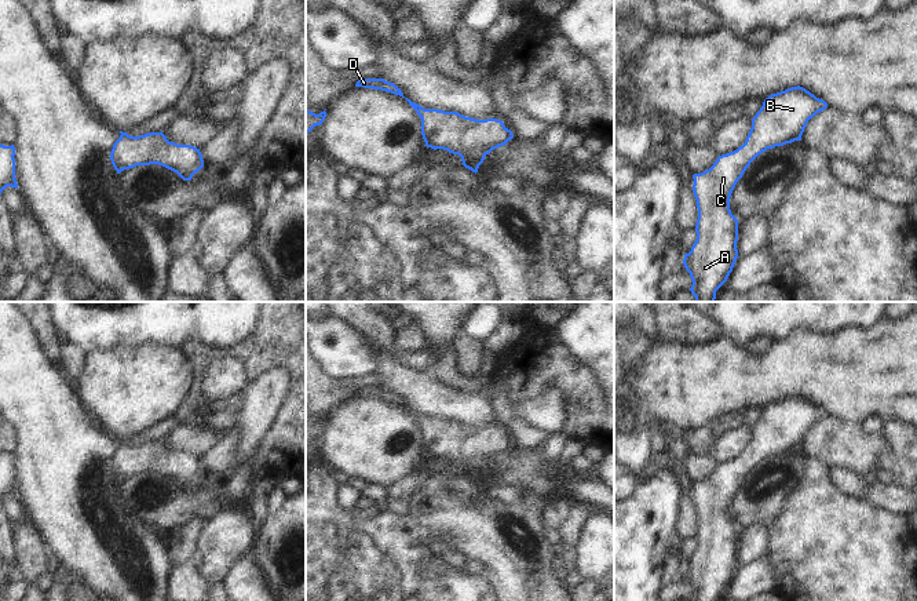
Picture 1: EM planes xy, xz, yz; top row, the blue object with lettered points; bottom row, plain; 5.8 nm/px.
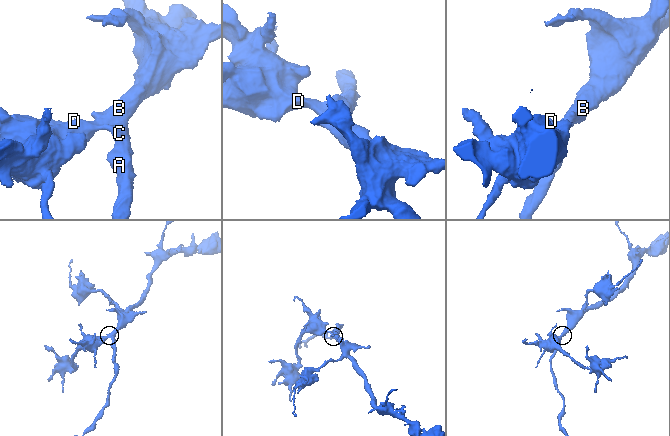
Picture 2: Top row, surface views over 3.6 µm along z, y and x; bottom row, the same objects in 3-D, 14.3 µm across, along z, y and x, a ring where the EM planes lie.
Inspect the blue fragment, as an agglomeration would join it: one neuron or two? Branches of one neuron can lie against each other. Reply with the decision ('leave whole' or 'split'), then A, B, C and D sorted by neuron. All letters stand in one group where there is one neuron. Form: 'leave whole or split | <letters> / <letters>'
leave whole | A B C D

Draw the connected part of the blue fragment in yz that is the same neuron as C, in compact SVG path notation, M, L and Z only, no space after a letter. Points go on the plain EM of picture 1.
M800 394L771 403L752 427L752 437L745 452L734 460L719 465L709 478L693 484L693 500L698 517L697 549L683 568L693 589L691 601L716 601L732 580L738 567L738 528L731 522L730 506L746 477L767 458L801 449L808 429L826 416L828 412L823 408Z

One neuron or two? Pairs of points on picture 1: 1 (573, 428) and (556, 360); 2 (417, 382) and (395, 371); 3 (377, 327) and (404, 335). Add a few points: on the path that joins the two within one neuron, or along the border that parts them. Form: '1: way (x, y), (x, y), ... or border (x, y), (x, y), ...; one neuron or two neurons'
1: way (576, 411), (576, 389), (563, 377); one neuron
2: way (412, 382), (406, 382), (401, 377); one neuron
3: border (394, 332), (398, 350), (424, 348); two neurons

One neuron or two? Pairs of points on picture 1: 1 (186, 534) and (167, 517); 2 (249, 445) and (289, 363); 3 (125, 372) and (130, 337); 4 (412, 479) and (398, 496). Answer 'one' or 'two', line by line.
1: two
2: two
3: two
4: one

